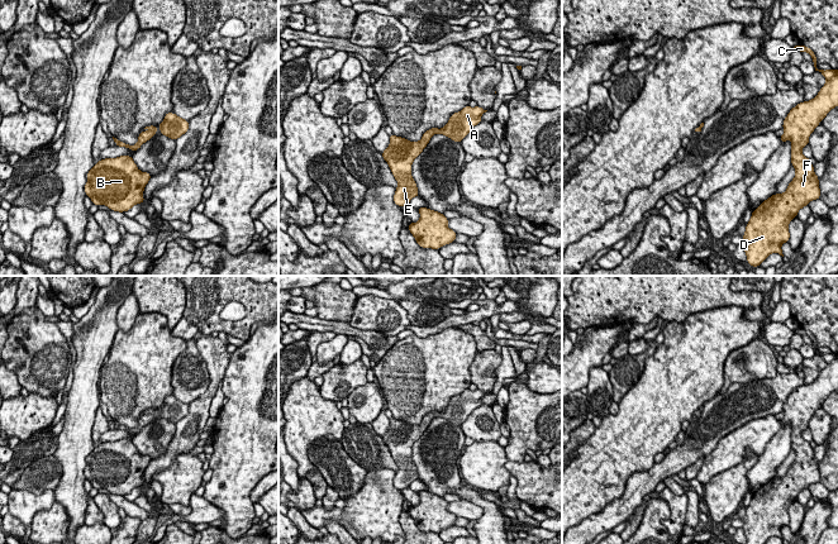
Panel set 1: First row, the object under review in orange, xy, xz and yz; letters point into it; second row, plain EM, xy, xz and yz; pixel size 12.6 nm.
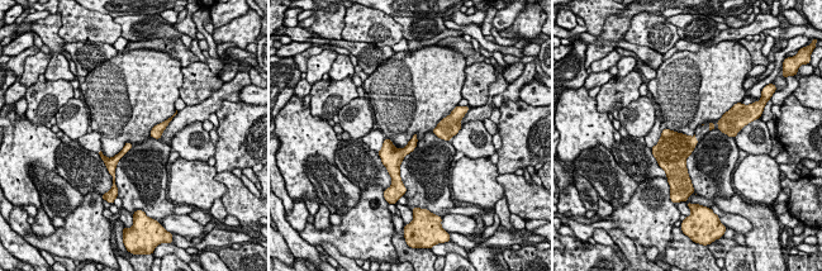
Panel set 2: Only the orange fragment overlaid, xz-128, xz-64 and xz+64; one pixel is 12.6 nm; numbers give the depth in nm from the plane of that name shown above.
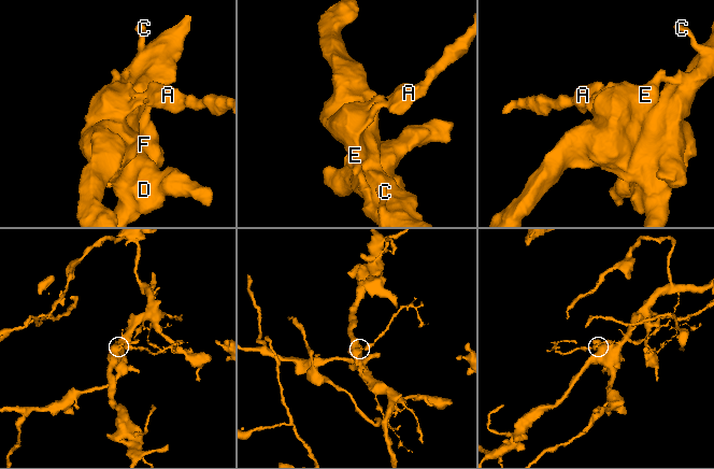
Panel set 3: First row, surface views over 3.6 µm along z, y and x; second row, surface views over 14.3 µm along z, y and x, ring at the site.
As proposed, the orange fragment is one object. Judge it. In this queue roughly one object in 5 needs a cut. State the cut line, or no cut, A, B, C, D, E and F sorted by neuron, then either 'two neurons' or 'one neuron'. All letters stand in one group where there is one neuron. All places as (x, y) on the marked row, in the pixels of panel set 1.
no cut; A B C D E F; one neuron

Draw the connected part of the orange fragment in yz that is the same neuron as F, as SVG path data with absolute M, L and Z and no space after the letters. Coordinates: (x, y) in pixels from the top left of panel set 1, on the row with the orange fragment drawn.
M804 44L795 46L795 51L808 52L813 58L815 71L827 80L818 95L794 106L784 120L781 143L791 140L791 164L795 177L784 194L775 194L752 211L743 234L743 247L747 263L758 267L771 253L784 257L781 245L789 243L789 224L800 209L810 201L820 199L819 178L814 172L810 158L801 149L809 144L809 137L827 114L838 106L838 70L818 70L816 56Z

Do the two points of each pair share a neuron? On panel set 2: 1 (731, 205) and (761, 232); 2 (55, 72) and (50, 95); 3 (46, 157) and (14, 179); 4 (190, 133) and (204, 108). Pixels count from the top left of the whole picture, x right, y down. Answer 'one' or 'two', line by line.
1: one
2: two
3: one
4: two

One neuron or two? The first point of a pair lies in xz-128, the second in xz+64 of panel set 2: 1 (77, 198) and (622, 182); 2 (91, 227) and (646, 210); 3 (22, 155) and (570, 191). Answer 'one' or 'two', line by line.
1: one
2: one
3: two

